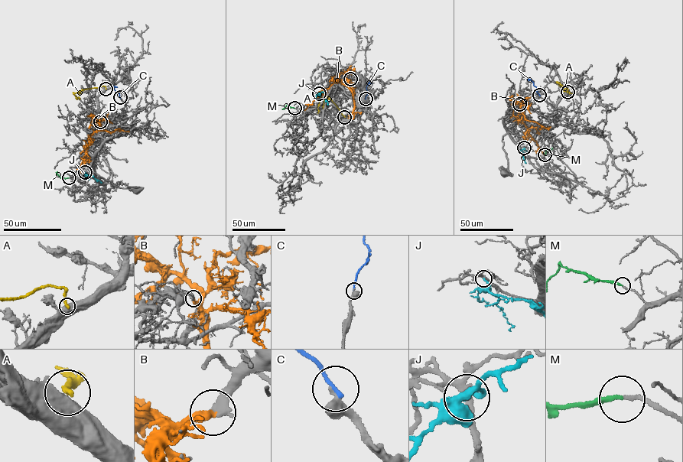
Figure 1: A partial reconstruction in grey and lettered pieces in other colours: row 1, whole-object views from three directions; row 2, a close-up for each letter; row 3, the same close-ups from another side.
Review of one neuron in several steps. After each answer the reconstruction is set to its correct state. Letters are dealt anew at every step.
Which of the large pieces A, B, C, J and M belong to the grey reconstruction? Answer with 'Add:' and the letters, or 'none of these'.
Add: M

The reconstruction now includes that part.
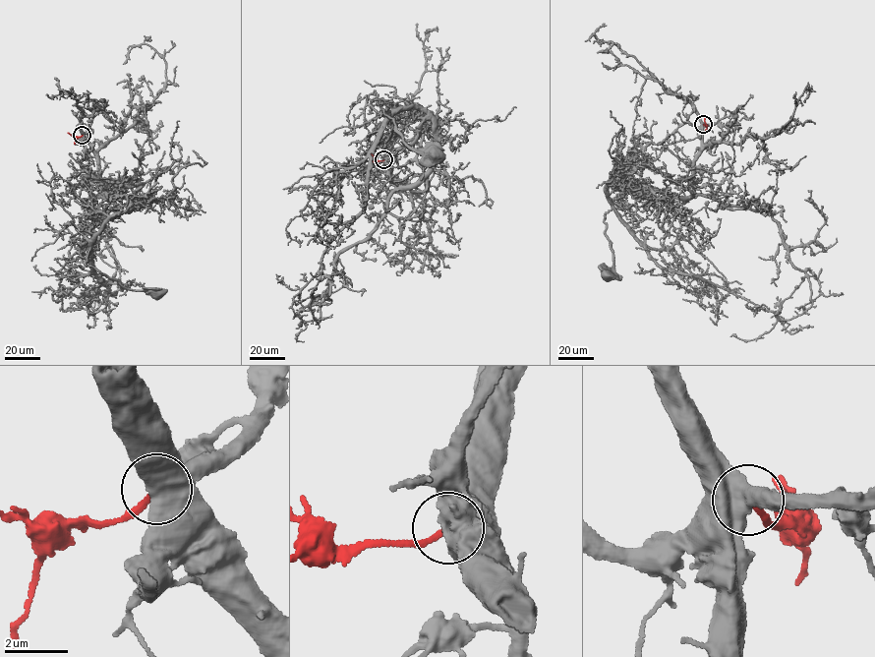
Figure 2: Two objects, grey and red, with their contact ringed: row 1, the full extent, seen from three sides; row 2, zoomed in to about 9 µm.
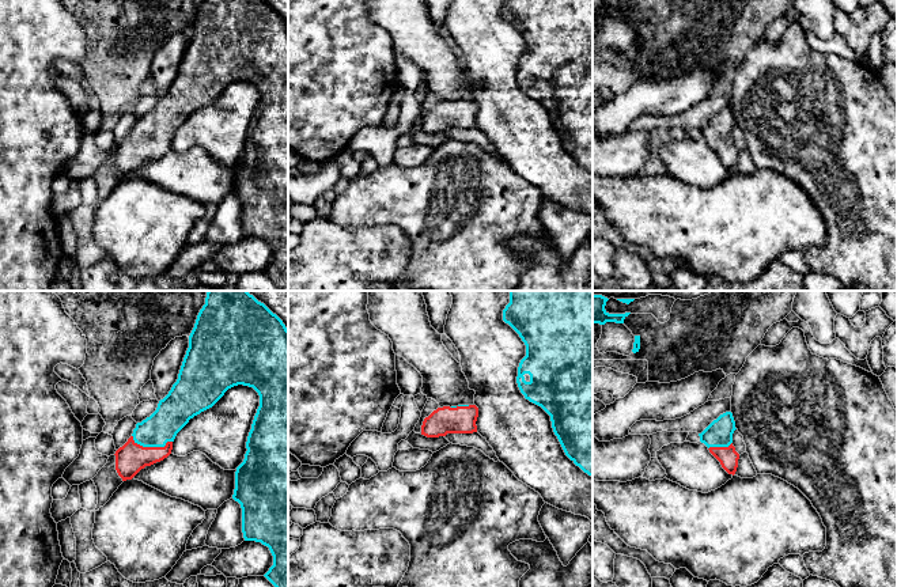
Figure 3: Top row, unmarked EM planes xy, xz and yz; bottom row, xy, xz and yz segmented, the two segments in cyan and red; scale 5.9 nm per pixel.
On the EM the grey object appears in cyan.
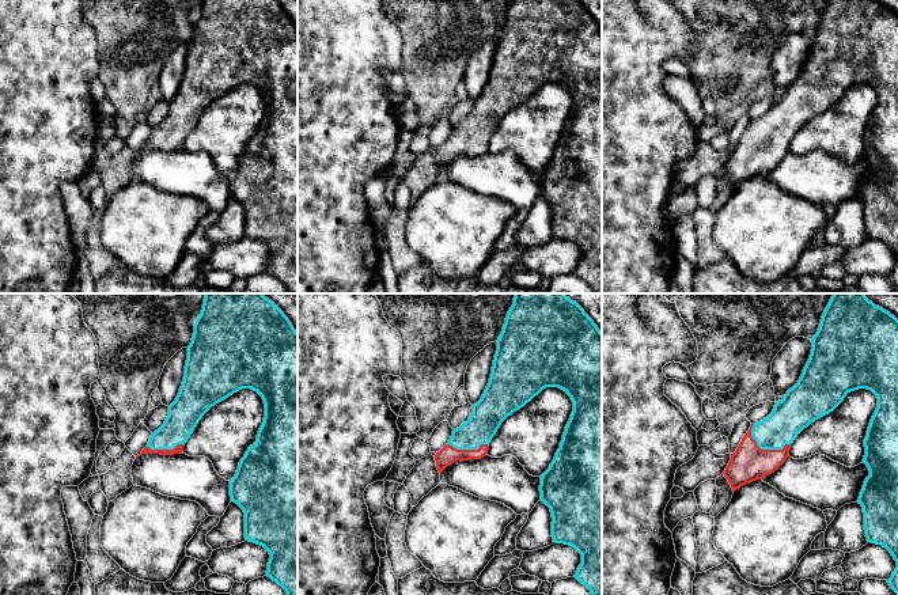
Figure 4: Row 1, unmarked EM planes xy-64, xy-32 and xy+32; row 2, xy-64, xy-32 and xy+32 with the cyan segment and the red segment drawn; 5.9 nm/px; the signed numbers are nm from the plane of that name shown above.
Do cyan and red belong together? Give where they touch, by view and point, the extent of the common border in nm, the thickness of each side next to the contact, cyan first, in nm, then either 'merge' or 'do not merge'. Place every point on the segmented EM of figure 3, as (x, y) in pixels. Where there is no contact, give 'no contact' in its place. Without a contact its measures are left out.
contact xy (151, 446); length 240 nm; calibres 200 and 180 nm; merge

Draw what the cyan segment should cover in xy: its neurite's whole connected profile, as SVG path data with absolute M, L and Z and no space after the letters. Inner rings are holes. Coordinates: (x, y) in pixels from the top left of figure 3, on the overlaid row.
M208 291L189 336L189 348L183 357L178 379L169 394L159 401L156 410L136 424L128 442L116 451L116 470L122 481L132 480L141 469L163 461L171 454L177 433L190 419L212 408L224 393L238 385L253 387L260 395L246 442L243 462L235 472L232 499L242 508L242 533L245 541L268 546L273 565L264 575L275 587L288 587L288 329L283 321L247 291Z

